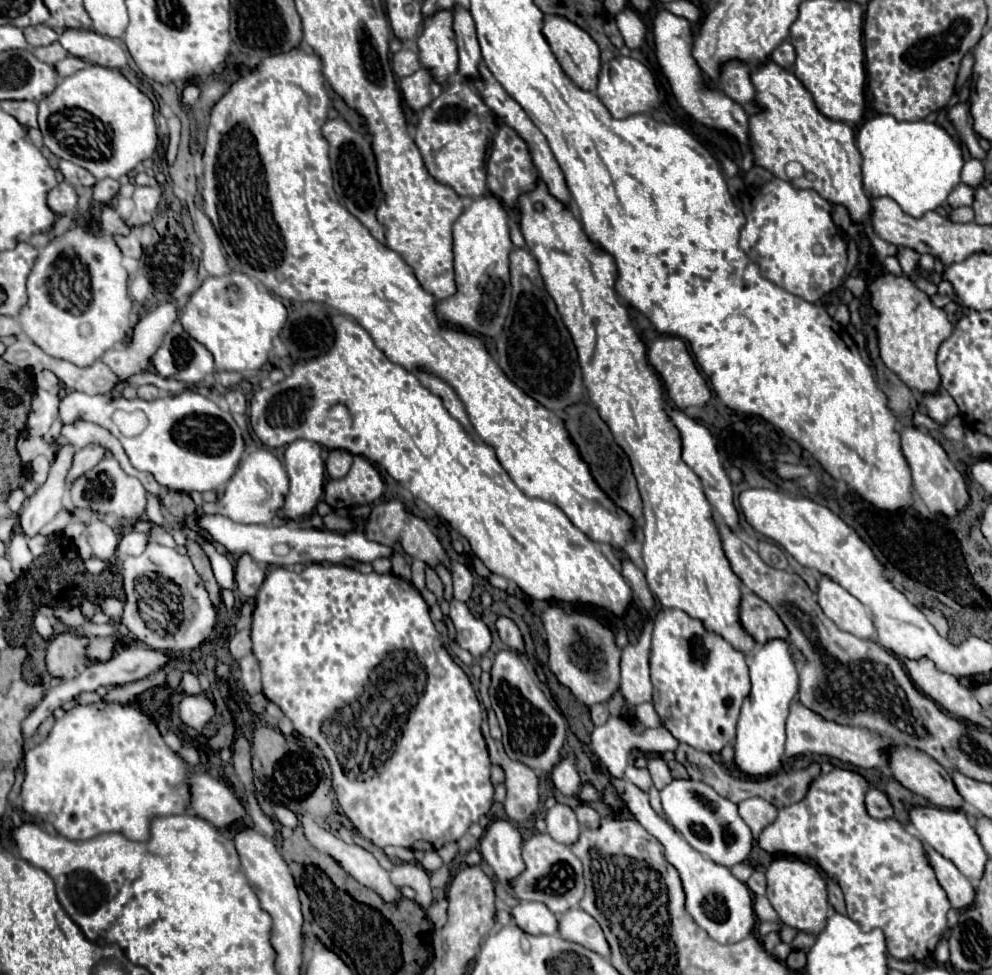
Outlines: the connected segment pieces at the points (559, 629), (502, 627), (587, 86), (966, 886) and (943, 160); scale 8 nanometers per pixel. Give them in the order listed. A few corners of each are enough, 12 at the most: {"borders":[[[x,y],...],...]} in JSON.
{"borders":[[[543,612],[549,668],[587,706],[619,688],[621,650],[599,620]],[[509,618],[497,620],[497,632],[507,646],[523,652],[519,628]],[[545,16],[543,34],[563,72],[595,92],[597,42],[561,16]],[[927,848],[929,862],[951,906],[975,902],[975,884],[953,862]],[[875,116],[863,188],[909,216],[945,204],[963,156],[937,124]]]}

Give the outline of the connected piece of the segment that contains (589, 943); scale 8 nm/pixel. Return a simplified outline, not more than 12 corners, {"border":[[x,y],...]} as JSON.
{"border":[[581,908],[559,916],[561,938],[611,956],[601,926]]}

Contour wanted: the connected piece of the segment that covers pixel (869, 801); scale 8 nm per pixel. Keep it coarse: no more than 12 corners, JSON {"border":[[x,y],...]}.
{"border":[[871,788],[865,798],[867,812],[875,818],[893,816],[887,796]]}

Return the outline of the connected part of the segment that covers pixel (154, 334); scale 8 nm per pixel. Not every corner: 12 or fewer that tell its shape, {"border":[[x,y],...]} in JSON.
{"border":[[177,304],[141,316],[125,346],[103,354],[115,372],[113,392],[149,368],[179,318]]}

